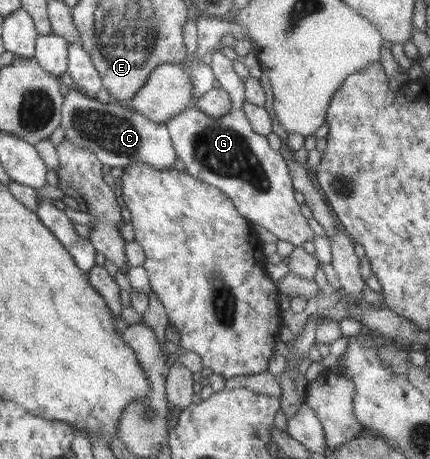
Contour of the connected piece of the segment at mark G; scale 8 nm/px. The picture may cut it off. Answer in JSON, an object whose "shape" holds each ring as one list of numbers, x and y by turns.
{"shape":[[214,50,209,67,229,94,230,111,220,118,210,118,191,104,167,121,176,155,184,162,185,171,222,190,251,225,258,223,279,240,289,241,295,247,312,241,315,234,295,199,296,189,285,159,280,151,270,148,266,136,254,133,243,110,244,80,238,77,232,61,220,50]]}

